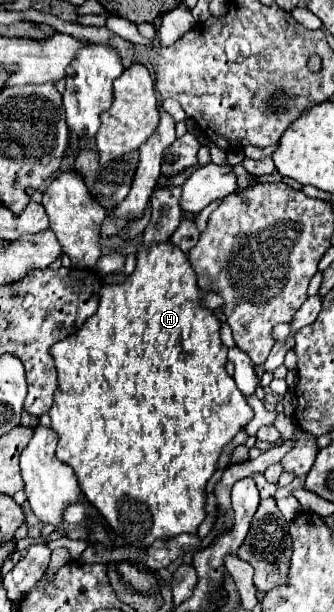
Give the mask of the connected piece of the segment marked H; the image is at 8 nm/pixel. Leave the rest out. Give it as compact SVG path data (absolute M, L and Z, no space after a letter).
M171 242L151 244L149 248L141 246L137 250L137 268L127 278L127 282L103 286L99 292L101 298L99 310L87 318L87 322L79 332L51 346L51 356L59 372L59 390L55 392L55 402L51 408L51 428L55 428L55 432L59 434L57 460L73 468L85 498L99 510L99 514L107 520L111 530L131 546L145 548L159 538L175 538L183 532L197 534L199 524L205 520L205 500L207 500L205 484L213 476L223 448L229 446L235 434L241 432L253 418L253 408L239 392L235 380L225 372L227 346L223 346L219 336L219 320L211 314L211 310L201 306L201 296L203 292L197 286L195 272L187 260L187 254L171 246Z

